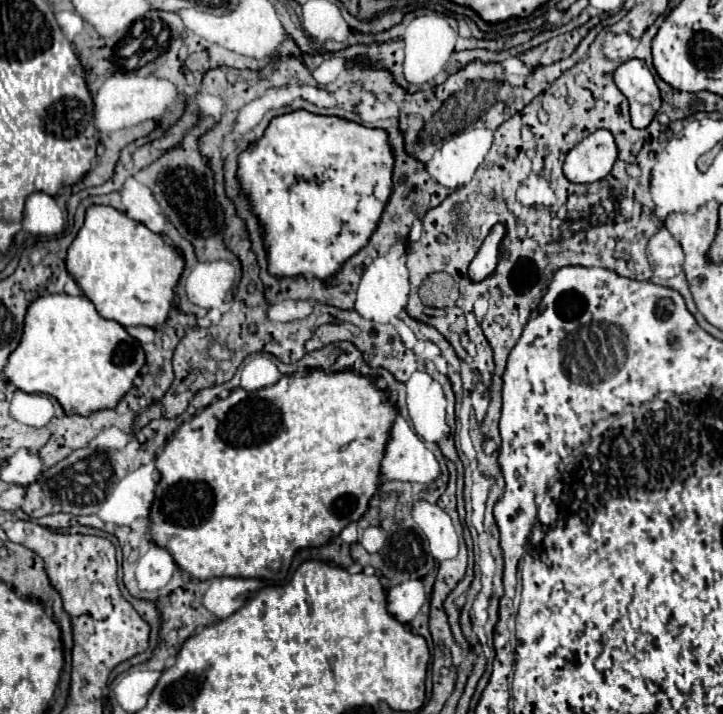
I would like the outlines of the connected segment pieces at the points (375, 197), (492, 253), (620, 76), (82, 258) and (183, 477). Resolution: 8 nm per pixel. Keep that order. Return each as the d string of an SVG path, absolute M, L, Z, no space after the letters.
M293 110L289 114L275 116L263 136L239 154L237 162L241 194L247 196L251 212L263 226L267 270L275 278L313 276L331 284L343 262L367 246L393 192L391 178L395 158L385 130L367 128L337 116L311 114L307 110Z
M495 224L493 230L489 232L489 236L485 238L485 242L481 244L477 256L473 258L473 262L469 264L469 278L471 282L481 282L489 276L495 274L497 262L499 262L499 246L501 240L505 238L505 226L503 224Z
M629 60L615 70L615 84L649 84L657 86L651 70L643 60Z
M89 206L87 208L85 222L81 230L77 232L77 238L71 242L67 250L65 264L67 264L67 272L73 276L77 286L95 304L99 316L107 320L115 320L125 328L127 326L157 328L167 320L169 310L173 308L173 298L175 298L173 288L185 266L183 256L173 246L167 246L161 234L151 232L145 224L127 218L123 212L111 206Z
M305 370L297 374L283 376L277 384L247 392L243 388L231 390L227 398L219 398L209 404L201 414L191 416L189 422L183 422L173 438L167 440L163 452L155 458L155 468L159 472L159 482L155 488L155 500L149 510L149 532L151 540L169 550L177 568L189 574L195 580L209 580L217 576L229 578L261 578L279 582L287 574L291 558L301 548L315 548L327 544L333 536L337 536L349 522L357 522L369 504L369 498L379 488L379 464L385 454L385 446L389 440L389 428L395 422L397 410L391 402L379 402L383 396L381 390L373 388L373 380L367 376L353 376L353 372L335 372L327 374L321 370Z

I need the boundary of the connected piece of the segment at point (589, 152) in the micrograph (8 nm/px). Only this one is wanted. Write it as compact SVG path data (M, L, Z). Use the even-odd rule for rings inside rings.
M597 130L567 154L563 172L571 182L591 184L609 174L615 158L617 148L613 134L609 130ZM589 166L599 172L589 172Z

